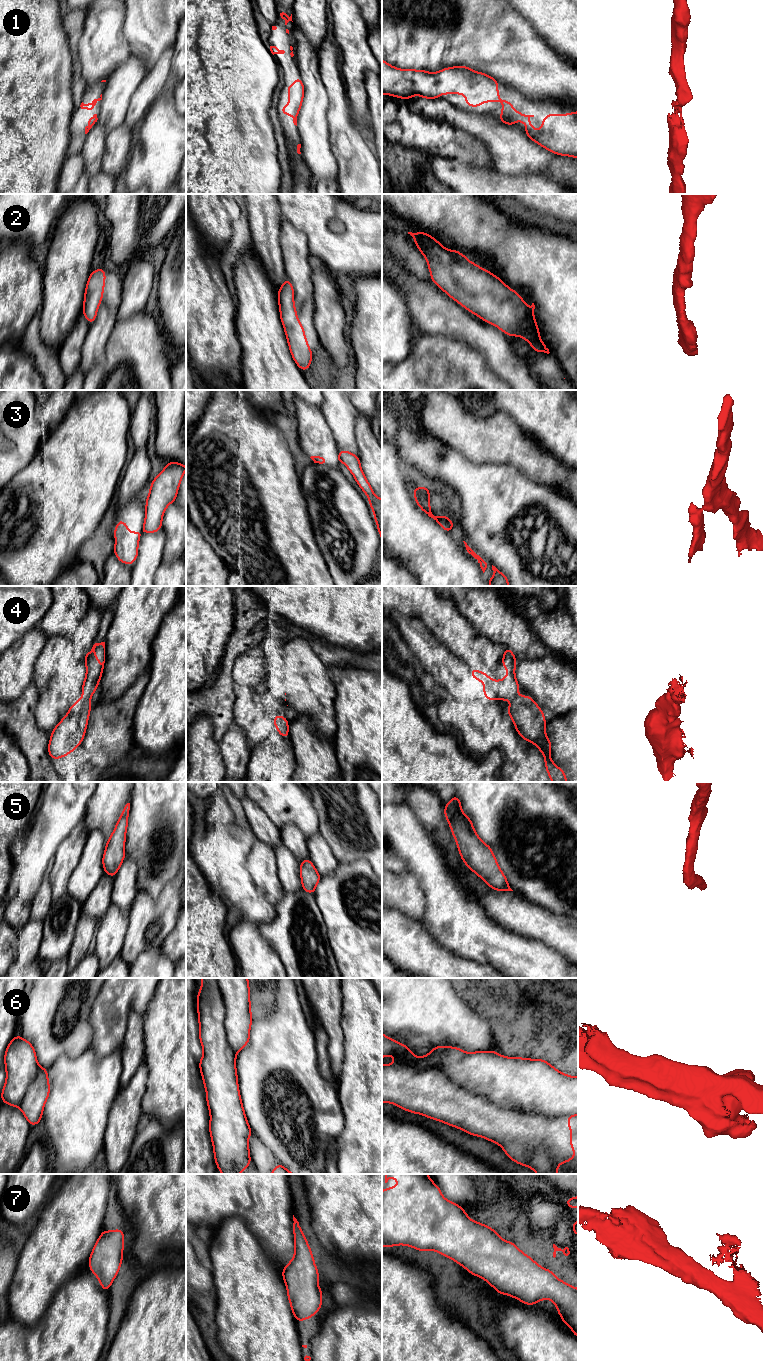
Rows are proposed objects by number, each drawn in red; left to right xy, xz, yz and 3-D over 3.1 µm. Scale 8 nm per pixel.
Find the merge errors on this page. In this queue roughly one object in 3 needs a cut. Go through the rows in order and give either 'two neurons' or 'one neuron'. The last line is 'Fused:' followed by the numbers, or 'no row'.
1: one neuron
2: one neuron
3: two neurons
4: one neuron
5: one neuron
6: two neurons
7: one neuron
Fused: 3, 6

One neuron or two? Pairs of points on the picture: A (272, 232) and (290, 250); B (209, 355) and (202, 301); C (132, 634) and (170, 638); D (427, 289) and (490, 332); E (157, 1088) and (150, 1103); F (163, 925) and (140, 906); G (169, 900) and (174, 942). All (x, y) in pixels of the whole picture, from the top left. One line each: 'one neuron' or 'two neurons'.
A: two neurons
B: one neuron
C: two neurons
D: one neuron
E: one neuron
F: one neuron
G: two neurons

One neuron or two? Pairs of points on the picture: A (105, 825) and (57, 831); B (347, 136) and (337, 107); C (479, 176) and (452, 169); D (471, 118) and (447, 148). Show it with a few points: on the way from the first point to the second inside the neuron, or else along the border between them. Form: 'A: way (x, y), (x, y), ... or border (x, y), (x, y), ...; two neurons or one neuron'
A: border (90, 798), (83, 821); two neurons
B: way (342, 129), (339, 114); one neuron
C: way (472, 176), (459, 176); one neuron
D: border (439, 121), (450, 123), (472, 134), (481, 141); two neurons

